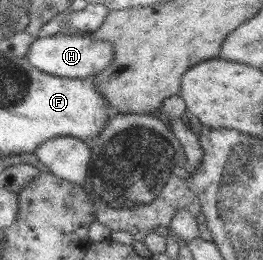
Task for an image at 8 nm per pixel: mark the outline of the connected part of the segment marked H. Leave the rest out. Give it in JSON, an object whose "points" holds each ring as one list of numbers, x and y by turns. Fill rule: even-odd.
{"points":[[62,33,61,35,41,36,33,40,29,45,25,59,31,68,39,69,39,71,55,75,55,77,86,79,101,70,105,70,111,57,112,50,106,41,97,41,89,33]]}

